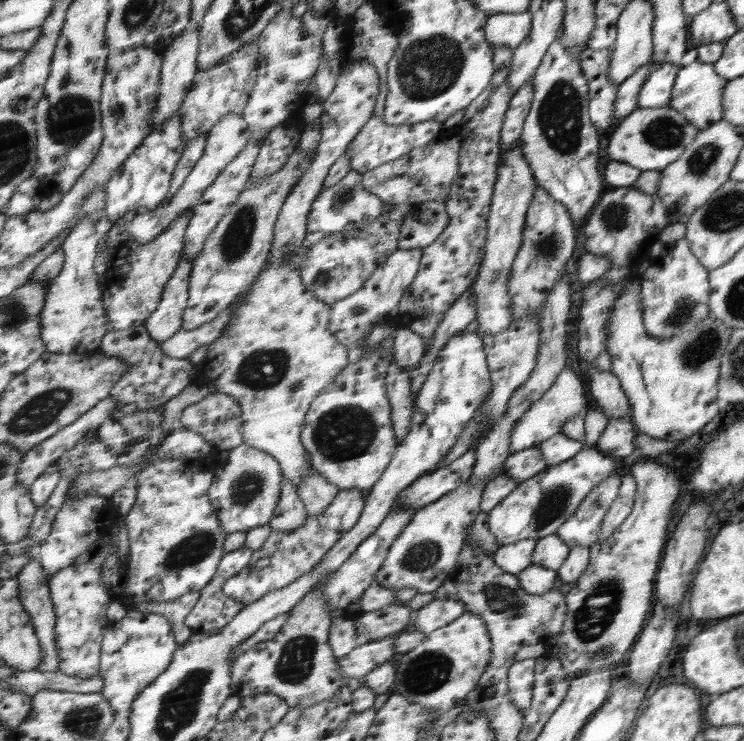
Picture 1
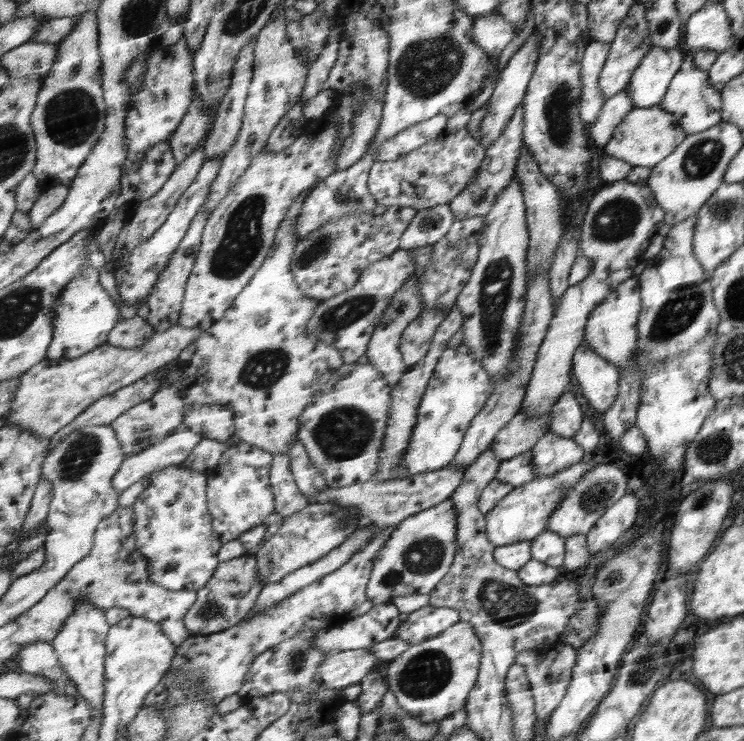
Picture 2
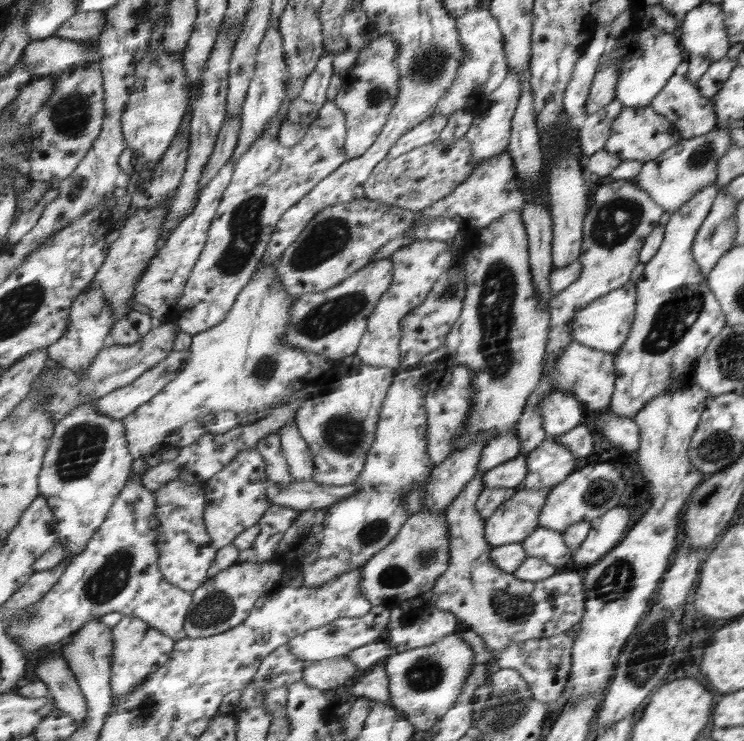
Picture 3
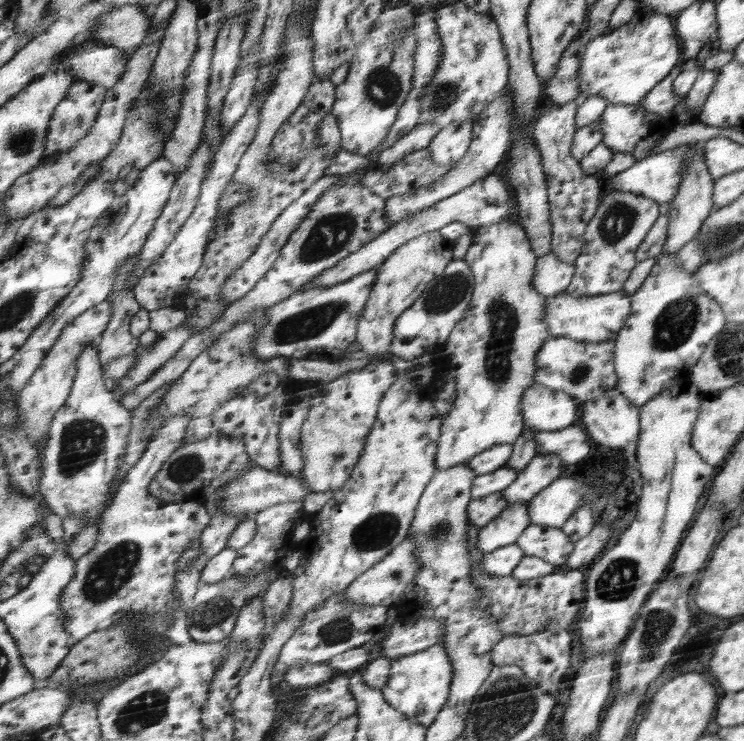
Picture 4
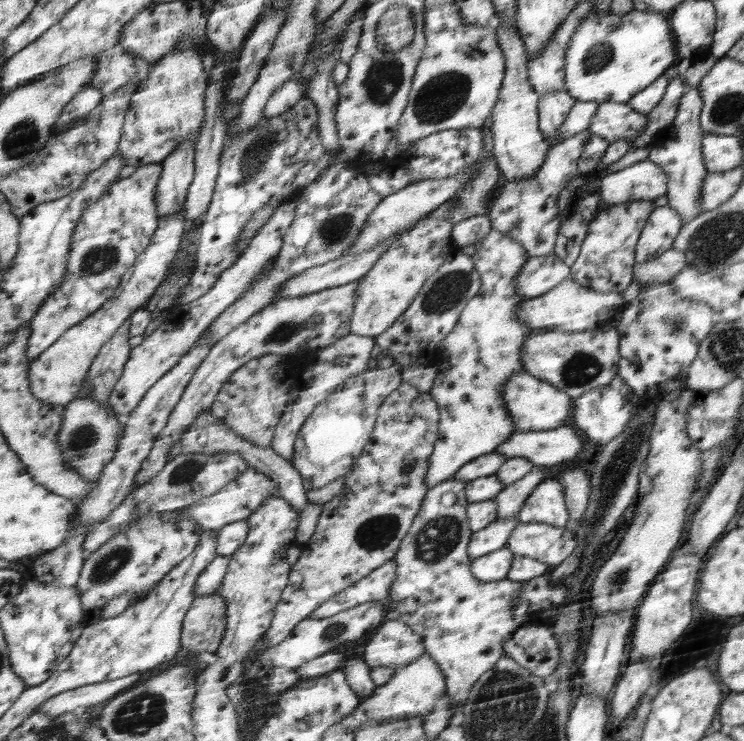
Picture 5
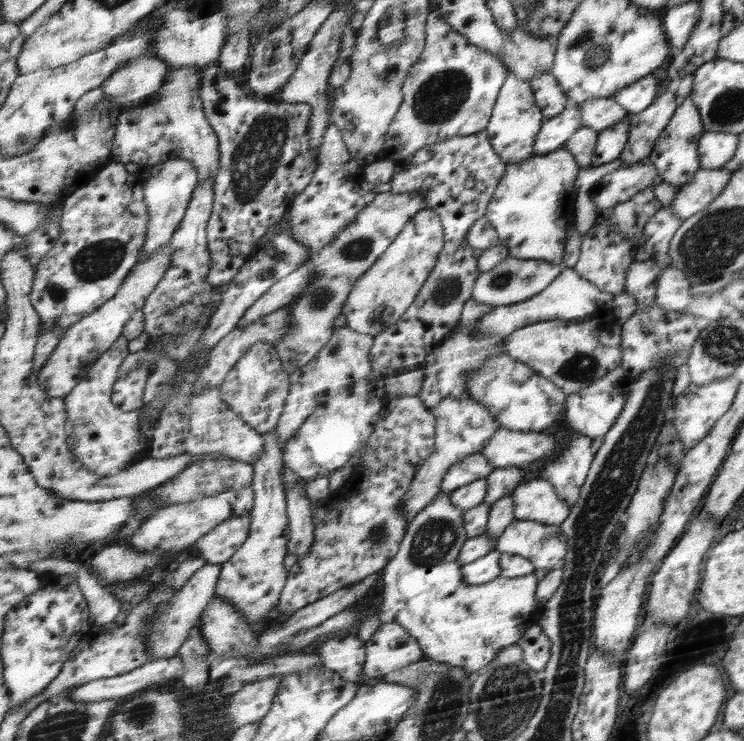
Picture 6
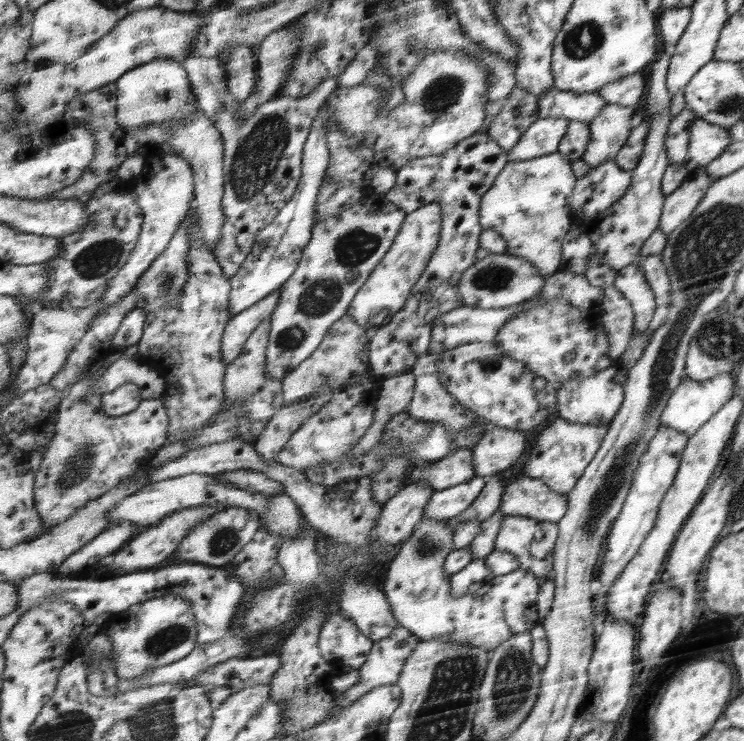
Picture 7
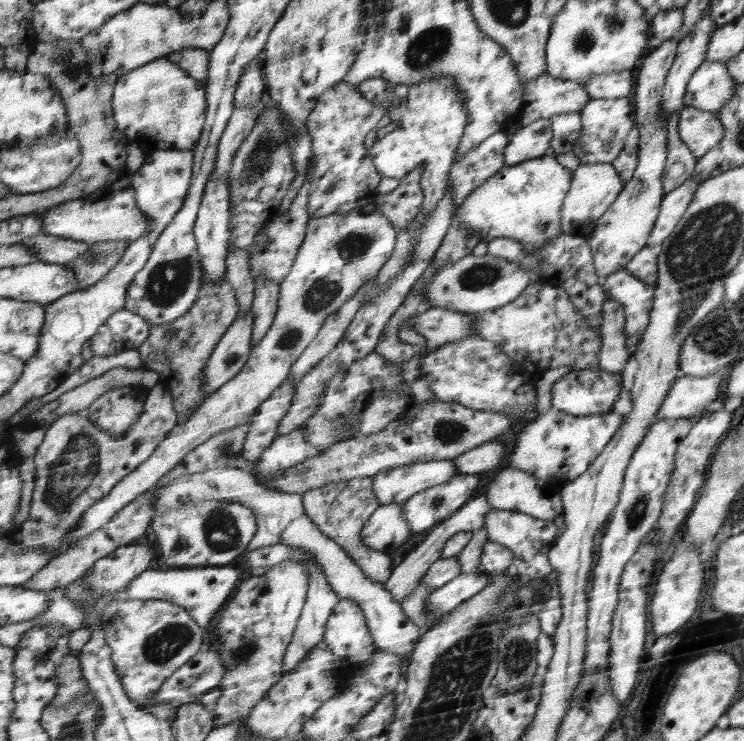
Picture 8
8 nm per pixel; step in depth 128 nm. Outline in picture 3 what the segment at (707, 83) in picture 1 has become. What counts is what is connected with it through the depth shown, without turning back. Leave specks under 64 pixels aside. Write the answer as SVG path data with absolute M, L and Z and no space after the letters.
M675 74L650 105L675 124L682 139L702 136L717 126L715 102L703 97L686 75Z

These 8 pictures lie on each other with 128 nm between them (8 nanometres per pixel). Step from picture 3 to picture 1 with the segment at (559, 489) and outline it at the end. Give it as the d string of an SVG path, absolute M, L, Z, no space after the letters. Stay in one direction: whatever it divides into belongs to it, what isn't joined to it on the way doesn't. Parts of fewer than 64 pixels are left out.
M615 474L600 482L584 498L576 512L558 528L558 535L569 547L592 546L599 540L603 518L618 499L622 477Z

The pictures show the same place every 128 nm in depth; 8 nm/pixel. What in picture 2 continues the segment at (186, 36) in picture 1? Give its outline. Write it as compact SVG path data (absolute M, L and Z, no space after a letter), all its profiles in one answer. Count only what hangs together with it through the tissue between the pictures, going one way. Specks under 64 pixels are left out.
M184 37L167 48L153 49L147 68L142 91L134 97L127 117L127 143L132 157L156 146L156 143L168 141L195 94L193 56Z

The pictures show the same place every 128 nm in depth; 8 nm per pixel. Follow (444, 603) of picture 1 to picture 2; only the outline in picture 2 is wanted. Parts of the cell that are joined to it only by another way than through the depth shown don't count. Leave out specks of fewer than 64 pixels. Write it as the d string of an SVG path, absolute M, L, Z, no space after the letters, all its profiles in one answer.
M430 605L401 616L401 625L394 636L406 640L410 645L424 642L459 621L459 612L456 609Z

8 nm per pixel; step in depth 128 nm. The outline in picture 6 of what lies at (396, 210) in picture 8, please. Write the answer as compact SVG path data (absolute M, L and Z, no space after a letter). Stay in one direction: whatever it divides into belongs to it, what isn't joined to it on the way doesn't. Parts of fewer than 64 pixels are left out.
M486 129L479 133L436 141L434 146L430 146L430 152L432 152L432 156L426 162L420 162L420 154L416 154L416 158L411 157L407 160L406 166L392 177L390 192L394 194L420 193L425 198L429 208L436 211L436 214L441 218L444 229L443 249L414 303L406 310L405 314L402 314L401 318L398 318L395 325L390 325L383 333L374 337L370 358L374 371L381 373L386 373L388 370L390 374L399 374L420 366L428 352L436 349L436 346L459 325L463 316L463 307L471 299L476 279L480 274L478 260L472 255L474 248L468 243L468 232L470 232L471 226L487 213L487 206L506 172L506 162L491 145L491 137L487 134Z

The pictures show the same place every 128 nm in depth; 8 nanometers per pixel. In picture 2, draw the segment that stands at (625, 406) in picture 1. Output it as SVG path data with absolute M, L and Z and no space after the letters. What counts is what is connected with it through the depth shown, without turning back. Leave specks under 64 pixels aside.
M583 344L575 351L571 366L584 398L592 408L605 413L619 394L620 368Z

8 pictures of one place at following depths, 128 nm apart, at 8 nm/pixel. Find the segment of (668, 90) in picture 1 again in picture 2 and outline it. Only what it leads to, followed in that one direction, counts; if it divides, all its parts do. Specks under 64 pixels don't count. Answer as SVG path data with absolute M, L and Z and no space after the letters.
M651 46L624 89L630 95L632 104L636 108L658 106L675 79L682 60L684 56L678 48Z

